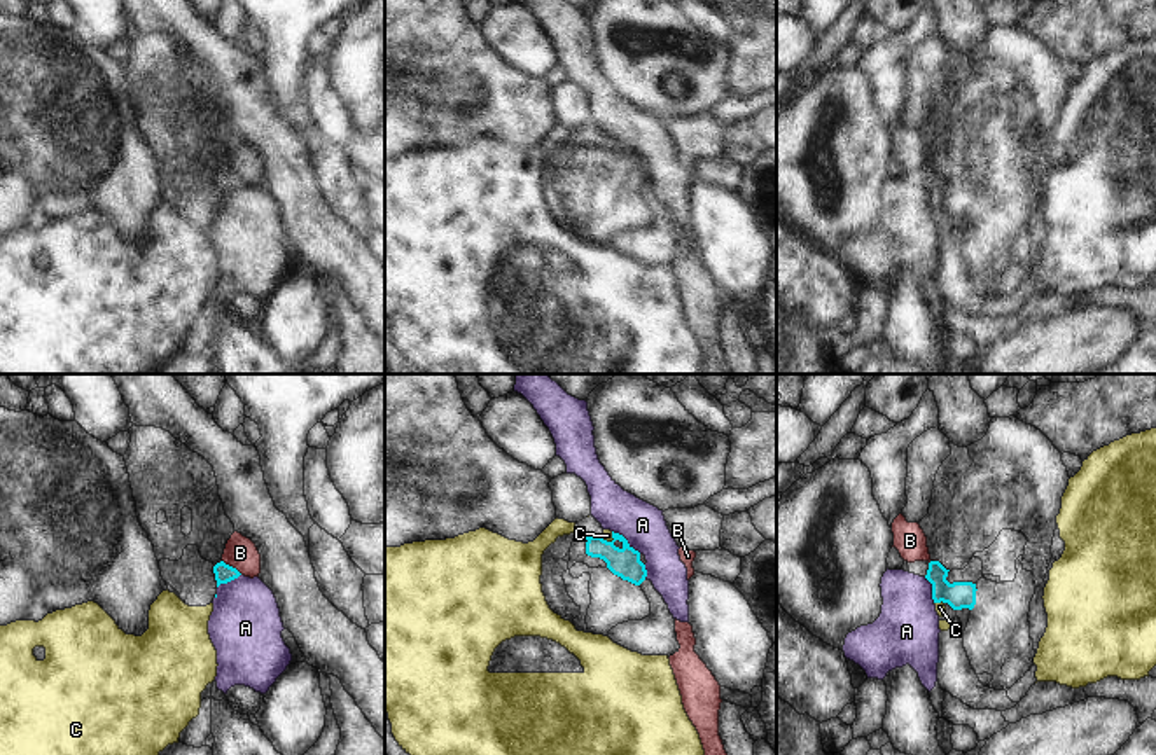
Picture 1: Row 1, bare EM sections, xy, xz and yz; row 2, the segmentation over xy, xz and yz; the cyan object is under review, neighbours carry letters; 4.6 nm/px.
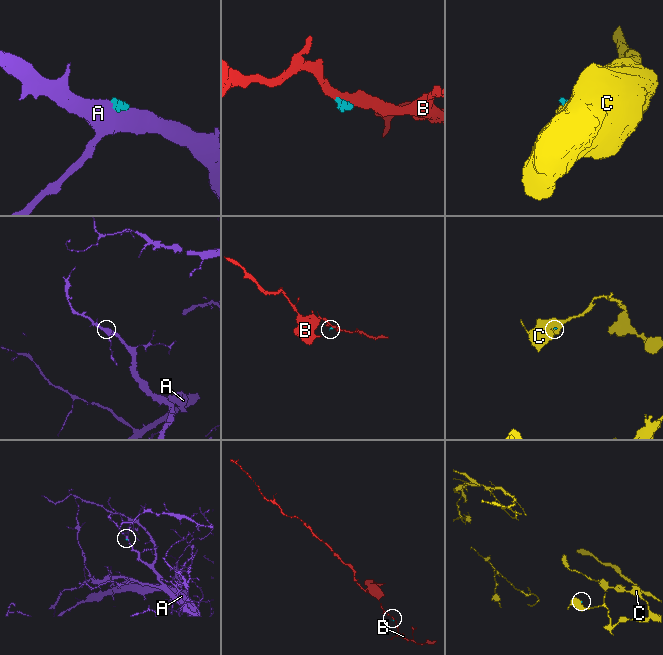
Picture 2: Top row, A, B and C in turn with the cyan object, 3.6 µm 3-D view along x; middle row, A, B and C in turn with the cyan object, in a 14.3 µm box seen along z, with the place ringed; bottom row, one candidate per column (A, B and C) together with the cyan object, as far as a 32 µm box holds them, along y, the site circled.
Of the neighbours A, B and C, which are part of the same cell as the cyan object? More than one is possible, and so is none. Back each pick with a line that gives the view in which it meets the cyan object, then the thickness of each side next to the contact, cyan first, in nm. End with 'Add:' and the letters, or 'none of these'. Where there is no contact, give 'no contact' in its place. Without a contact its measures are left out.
Add: none of these

